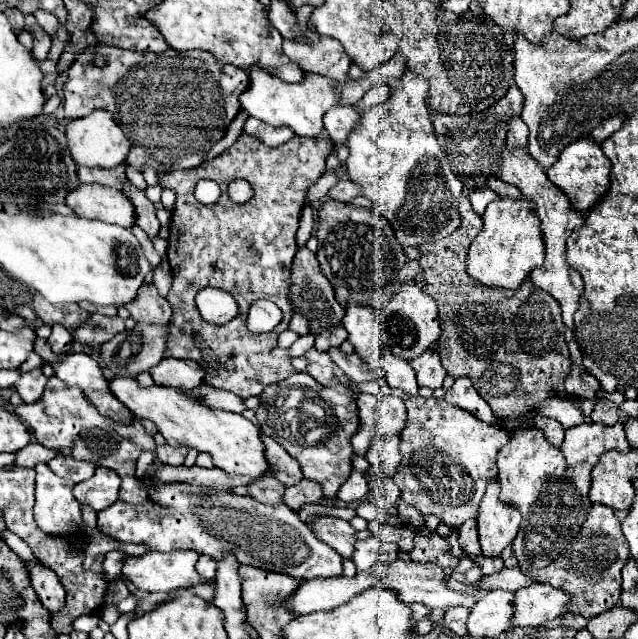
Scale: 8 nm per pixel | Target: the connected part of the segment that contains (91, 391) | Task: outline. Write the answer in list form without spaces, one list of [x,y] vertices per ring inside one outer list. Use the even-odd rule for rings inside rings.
[[[36,339],[34,351],[36,351],[42,359],[50,361],[50,365],[52,365],[54,371],[56,371],[56,377],[60,377],[64,383],[68,383],[68,385],[80,385],[80,387],[84,389],[86,397],[100,409],[100,413],[104,413],[104,415],[108,415],[108,417],[112,417],[114,421],[124,423],[124,425],[130,425],[130,423],[132,423],[134,415],[132,415],[132,413],[116,399],[116,395],[110,391],[108,379],[102,375],[102,369],[100,369],[100,365],[98,365],[98,361],[96,361],[94,357],[90,357],[90,355],[86,355],[86,353],[70,353],[68,357],[62,357],[62,361],[58,361],[56,355],[48,349],[48,343],[46,343],[44,339]]]

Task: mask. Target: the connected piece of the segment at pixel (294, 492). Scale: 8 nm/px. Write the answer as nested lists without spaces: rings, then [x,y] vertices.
[[[302,479],[298,485],[288,487],[282,499],[284,499],[284,503],[286,503],[292,511],[298,513],[306,503],[320,503],[320,499],[322,499],[322,489],[320,489],[320,485],[308,481],[308,479]]]

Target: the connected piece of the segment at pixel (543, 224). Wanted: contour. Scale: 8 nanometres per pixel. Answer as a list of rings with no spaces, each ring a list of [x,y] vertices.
[[[504,147],[502,163],[496,169],[496,177],[500,177],[504,183],[516,185],[522,191],[522,195],[534,203],[534,213],[540,219],[540,231],[542,231],[544,245],[546,245],[546,259],[540,265],[540,269],[534,269],[528,275],[528,279],[538,289],[548,291],[560,303],[564,325],[574,331],[572,317],[580,307],[580,297],[582,297],[584,285],[582,285],[582,277],[570,265],[566,265],[566,241],[572,235],[572,231],[584,223],[584,217],[570,207],[568,197],[564,197],[564,193],[560,193],[560,189],[556,189],[556,185],[552,185],[548,181],[544,169],[540,169],[536,165],[536,161],[532,161],[532,157],[528,157],[528,151],[510,151],[508,147]]]

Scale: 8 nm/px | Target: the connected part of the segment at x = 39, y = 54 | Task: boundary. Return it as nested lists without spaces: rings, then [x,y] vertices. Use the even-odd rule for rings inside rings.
[[[26,15],[26,25],[28,25],[28,31],[32,33],[34,37],[34,47],[32,47],[32,55],[38,59],[38,61],[44,61],[48,51],[50,51],[50,35],[44,33],[44,29],[40,29],[38,21],[34,19],[34,15]]]

